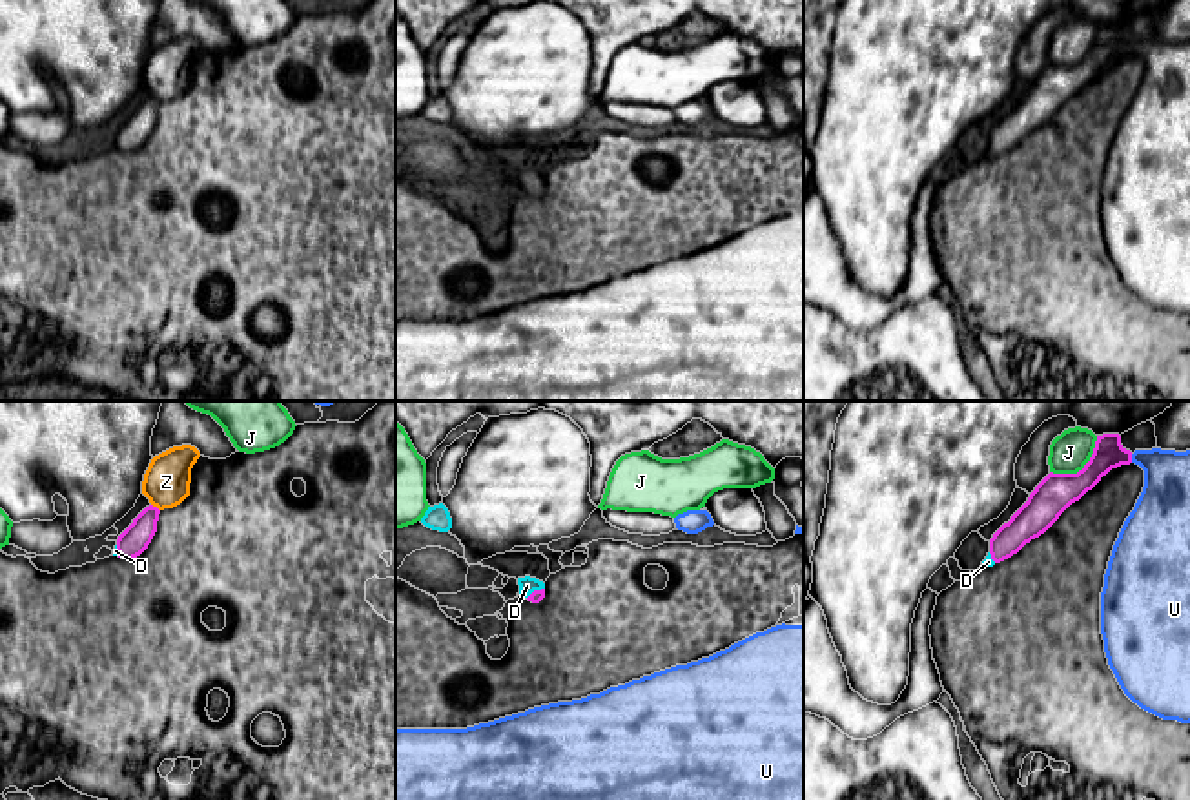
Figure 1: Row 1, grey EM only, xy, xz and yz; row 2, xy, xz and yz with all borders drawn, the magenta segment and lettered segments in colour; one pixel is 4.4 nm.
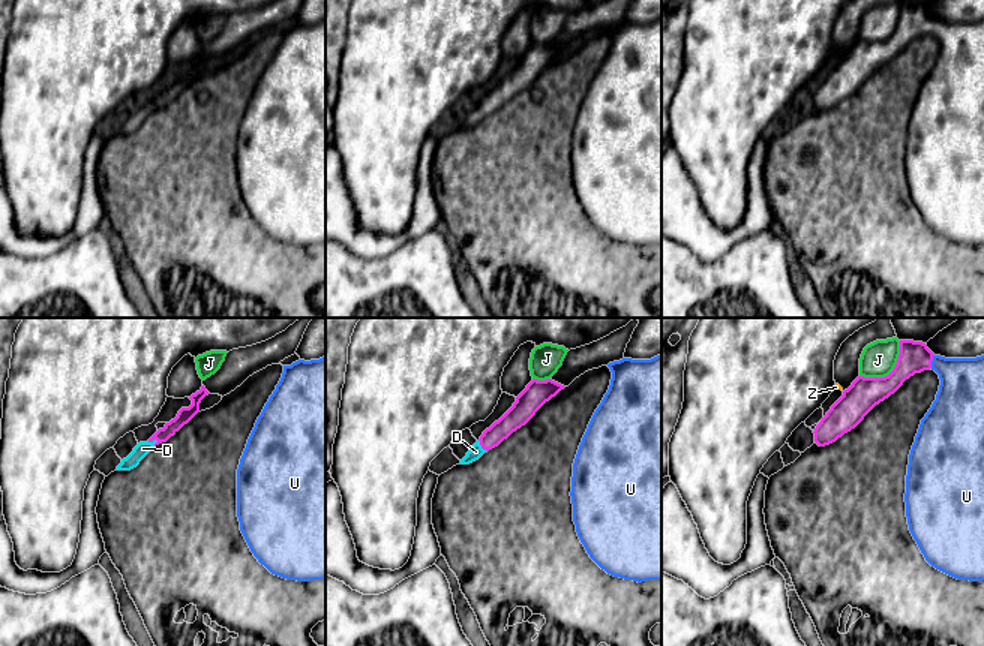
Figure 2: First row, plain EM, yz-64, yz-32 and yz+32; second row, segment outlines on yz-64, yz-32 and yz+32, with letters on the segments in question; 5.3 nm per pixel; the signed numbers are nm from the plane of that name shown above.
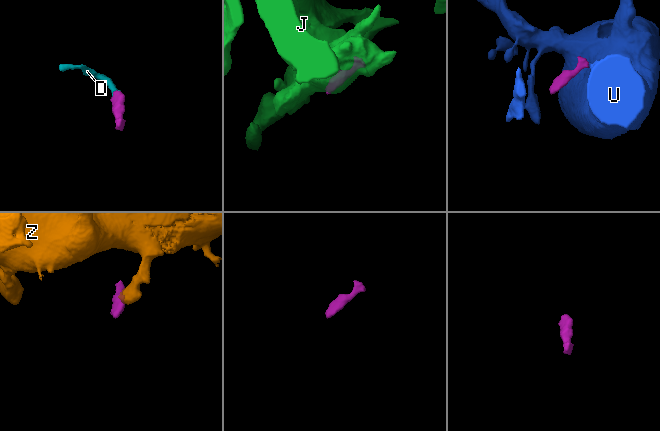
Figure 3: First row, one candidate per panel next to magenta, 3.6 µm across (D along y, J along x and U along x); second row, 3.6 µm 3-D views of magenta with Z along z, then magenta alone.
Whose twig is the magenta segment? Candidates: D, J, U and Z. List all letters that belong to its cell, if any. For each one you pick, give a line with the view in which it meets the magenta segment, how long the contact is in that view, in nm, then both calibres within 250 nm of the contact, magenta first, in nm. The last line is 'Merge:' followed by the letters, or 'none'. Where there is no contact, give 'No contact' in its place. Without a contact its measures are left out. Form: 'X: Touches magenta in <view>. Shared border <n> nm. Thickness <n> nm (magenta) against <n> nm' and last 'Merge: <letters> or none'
D: Touches magenta in xz. Shared border 90 nm. Thickness 60 nm (magenta) against 80 nm
U: Touches magenta in yz. Shared border 40 nm. Thickness 140 nm (magenta) against 220 nm
Merge: D, U

